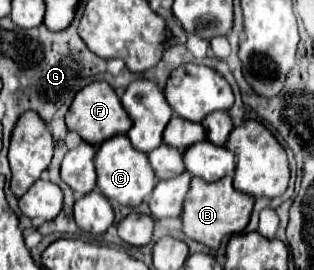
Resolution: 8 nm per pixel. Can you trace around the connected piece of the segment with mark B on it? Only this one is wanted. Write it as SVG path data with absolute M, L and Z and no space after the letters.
M192 177L190 193L184 201L184 233L186 237L208 245L210 249L218 249L220 241L232 233L242 233L250 221L250 213L254 207L254 197L246 193L238 193L232 187L232 177L222 177L222 181L206 183L200 177Z

